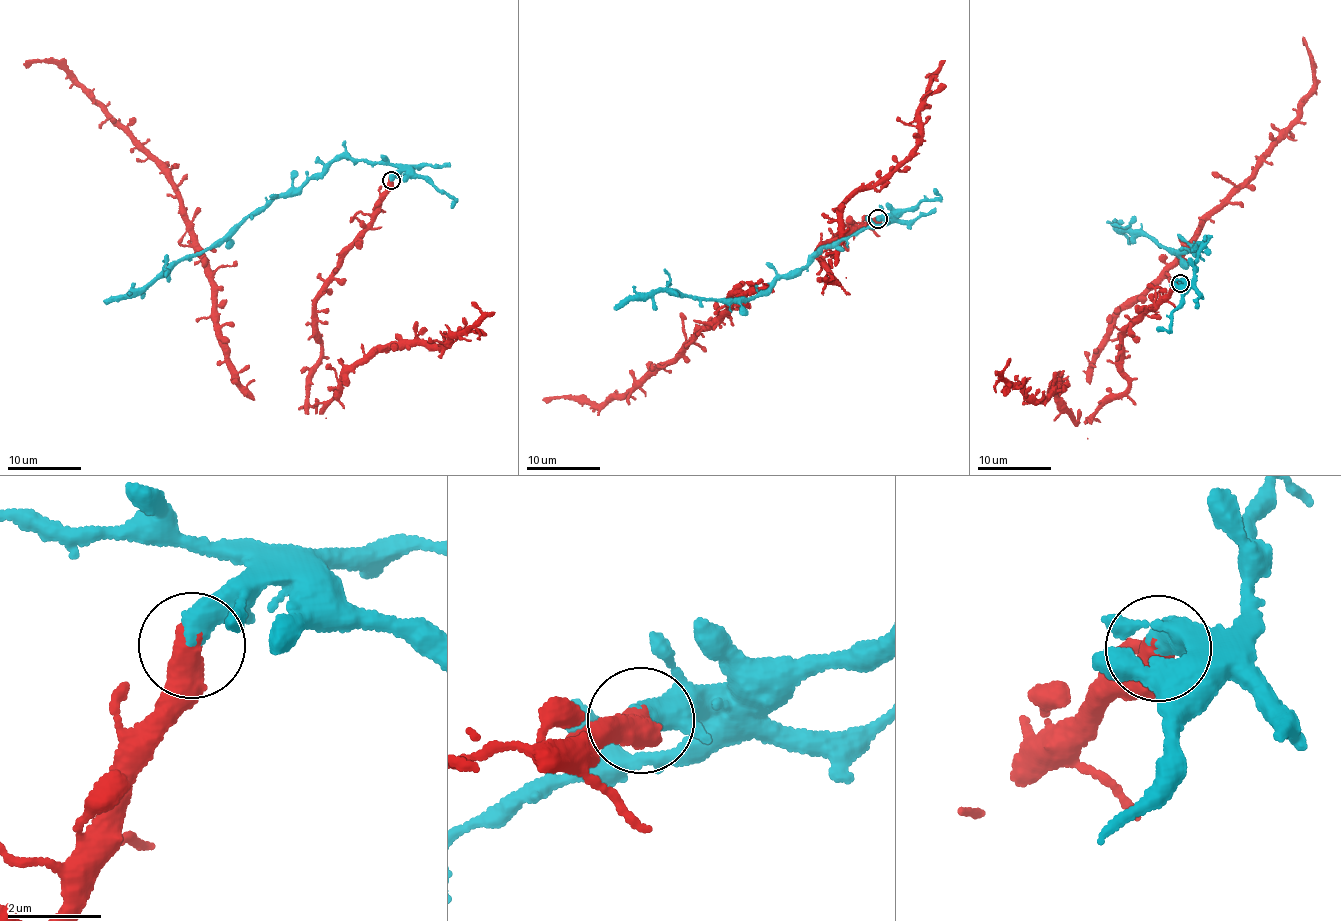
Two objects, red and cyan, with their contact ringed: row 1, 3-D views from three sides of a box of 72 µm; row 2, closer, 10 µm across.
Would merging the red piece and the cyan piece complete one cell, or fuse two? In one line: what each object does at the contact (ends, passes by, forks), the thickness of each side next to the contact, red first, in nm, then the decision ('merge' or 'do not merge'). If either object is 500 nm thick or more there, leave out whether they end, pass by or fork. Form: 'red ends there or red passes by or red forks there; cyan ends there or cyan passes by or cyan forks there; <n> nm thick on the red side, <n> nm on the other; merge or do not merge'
600 nm thick on the red side, 550 nm on the other; do not merge

